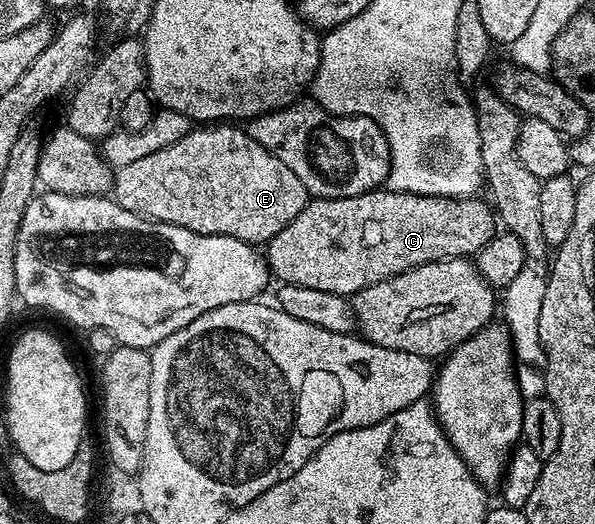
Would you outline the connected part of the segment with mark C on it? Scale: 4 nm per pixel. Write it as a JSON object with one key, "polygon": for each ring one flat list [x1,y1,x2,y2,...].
{"polygon":[[372,189,361,193,357,197,341,197,340,199,317,199,312,198,303,209,276,236,265,243,265,258,272,276,275,275,283,283,296,283,305,285,309,289,321,289,334,295,350,297,365,289,369,285,377,285,377,281,385,281,394,275,400,275,411,271,414,267,429,265,433,261,445,261,446,259,462,259,478,255,480,249,491,242,497,234,497,215,490,202,482,203,479,197,464,197,462,199,450,199,449,197,437,197,436,195,414,195,413,193,401,193,386,189]]}

